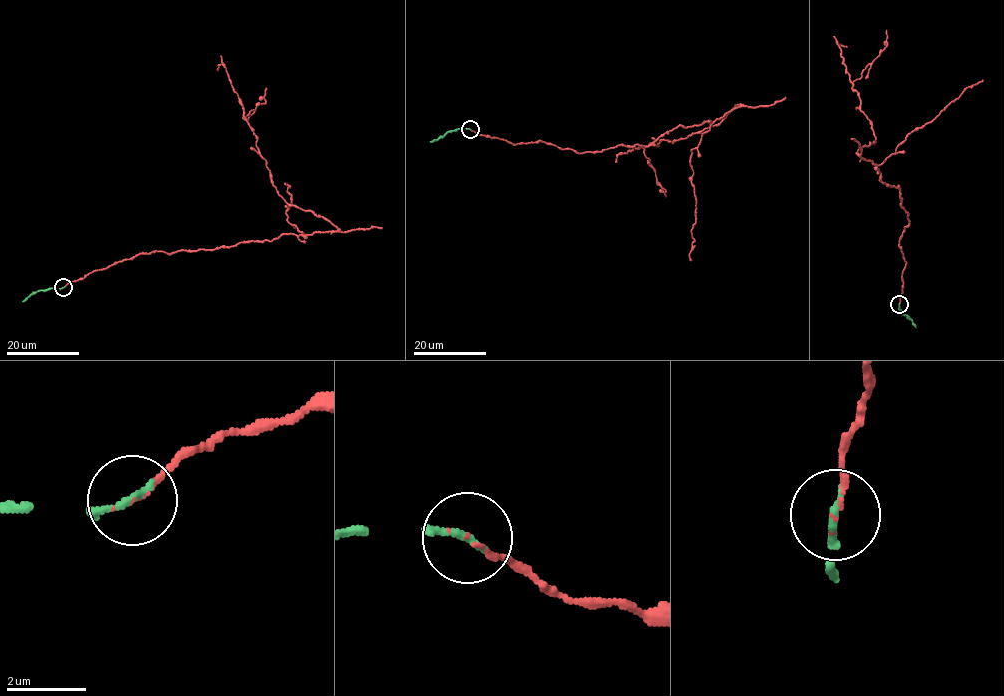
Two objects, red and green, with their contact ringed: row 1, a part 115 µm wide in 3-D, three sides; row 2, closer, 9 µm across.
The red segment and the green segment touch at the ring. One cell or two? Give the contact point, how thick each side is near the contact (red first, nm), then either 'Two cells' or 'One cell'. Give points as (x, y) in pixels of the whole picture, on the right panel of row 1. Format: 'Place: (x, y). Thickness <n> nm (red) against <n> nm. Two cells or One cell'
Place: (899, 304). Thickness 80 nm (red) against 190 nm. One cell

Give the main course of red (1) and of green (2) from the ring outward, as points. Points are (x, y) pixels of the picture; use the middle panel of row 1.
1: (470, 129), (514, 144), (601, 152), (649, 146), (741, 106), (719, 124), (615, 161)
2: (470, 129), (457, 128), (430, 142)

